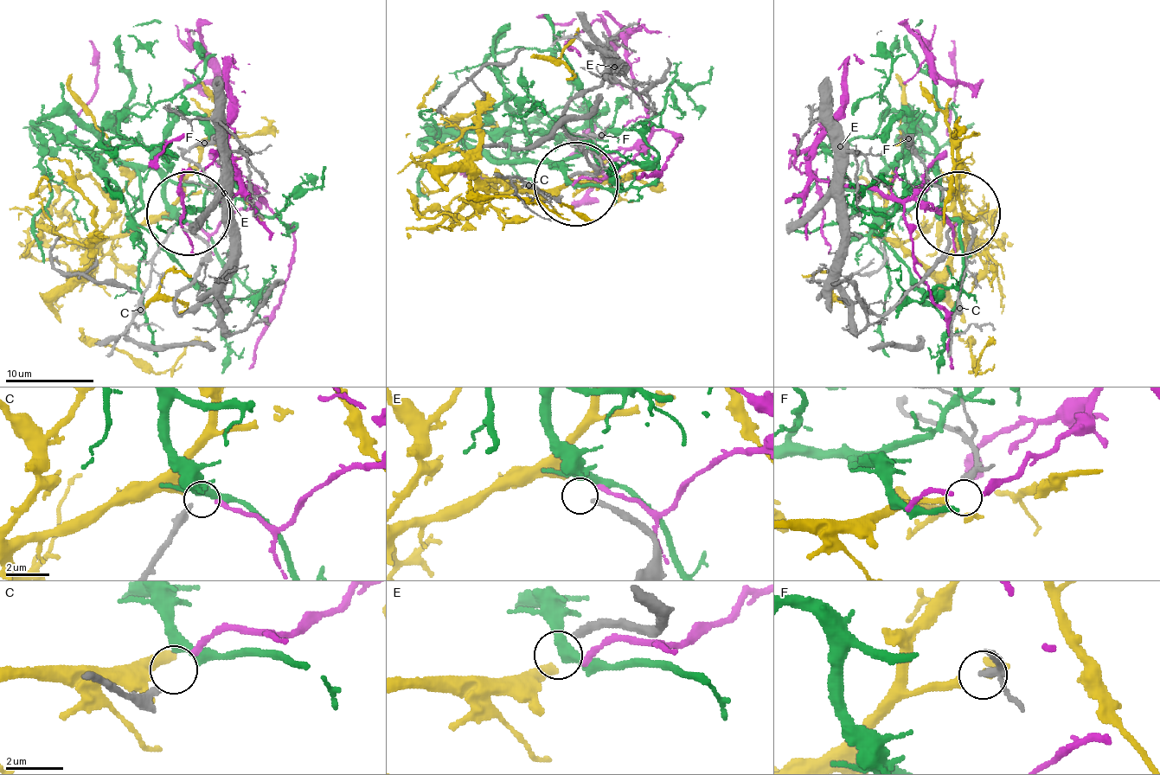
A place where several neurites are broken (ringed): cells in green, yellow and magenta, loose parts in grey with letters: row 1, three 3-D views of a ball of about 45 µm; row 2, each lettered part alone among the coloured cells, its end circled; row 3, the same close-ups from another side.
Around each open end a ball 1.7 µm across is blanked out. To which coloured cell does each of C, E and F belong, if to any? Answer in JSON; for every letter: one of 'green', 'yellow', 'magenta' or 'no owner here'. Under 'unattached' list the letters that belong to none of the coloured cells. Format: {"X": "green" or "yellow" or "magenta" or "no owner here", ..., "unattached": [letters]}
{"C": "green", "E": "no owner here", "F": "yellow", "unattached": ["E"]}

